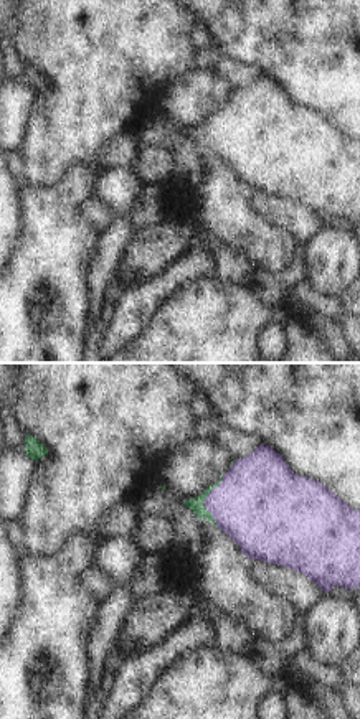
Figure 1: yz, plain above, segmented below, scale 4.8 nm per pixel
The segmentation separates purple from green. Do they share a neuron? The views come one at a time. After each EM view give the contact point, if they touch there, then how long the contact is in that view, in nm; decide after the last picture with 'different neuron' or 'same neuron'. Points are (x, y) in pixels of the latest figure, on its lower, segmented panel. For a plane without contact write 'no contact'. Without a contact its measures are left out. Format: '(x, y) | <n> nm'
(203, 502) | 260 nm

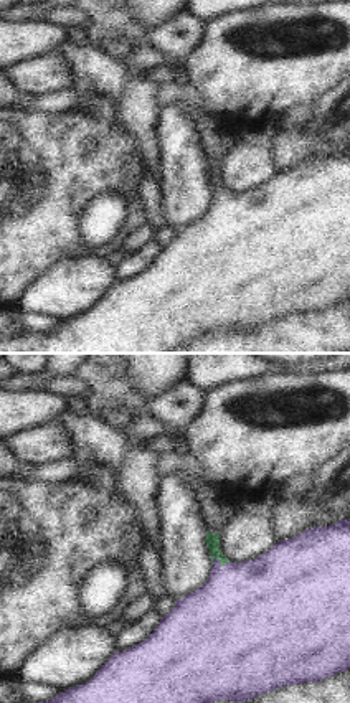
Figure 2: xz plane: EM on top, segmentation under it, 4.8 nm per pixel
(220, 565) | 100 nm

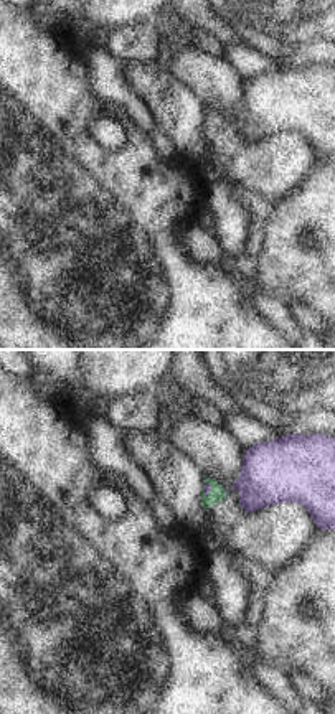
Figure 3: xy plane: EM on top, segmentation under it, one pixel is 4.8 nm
(205, 490) | 80 nm

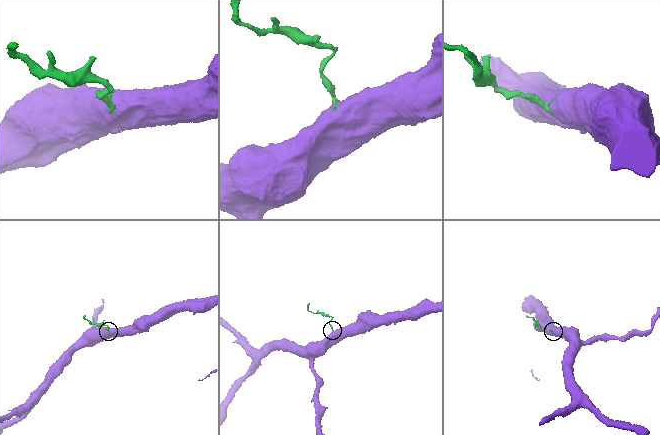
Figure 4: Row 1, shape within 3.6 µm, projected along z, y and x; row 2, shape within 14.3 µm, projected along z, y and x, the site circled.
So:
same neuron

